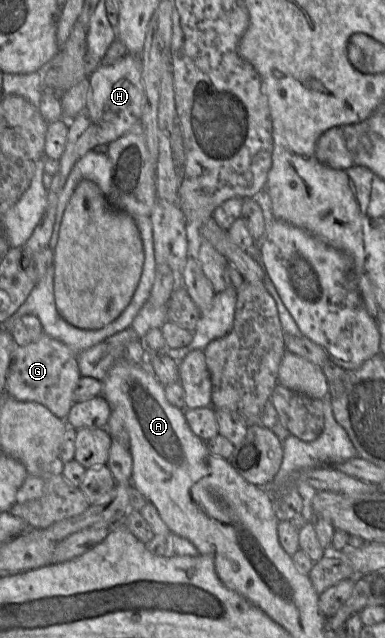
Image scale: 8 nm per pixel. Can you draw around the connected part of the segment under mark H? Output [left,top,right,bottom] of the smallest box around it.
[22,53,144,261]

